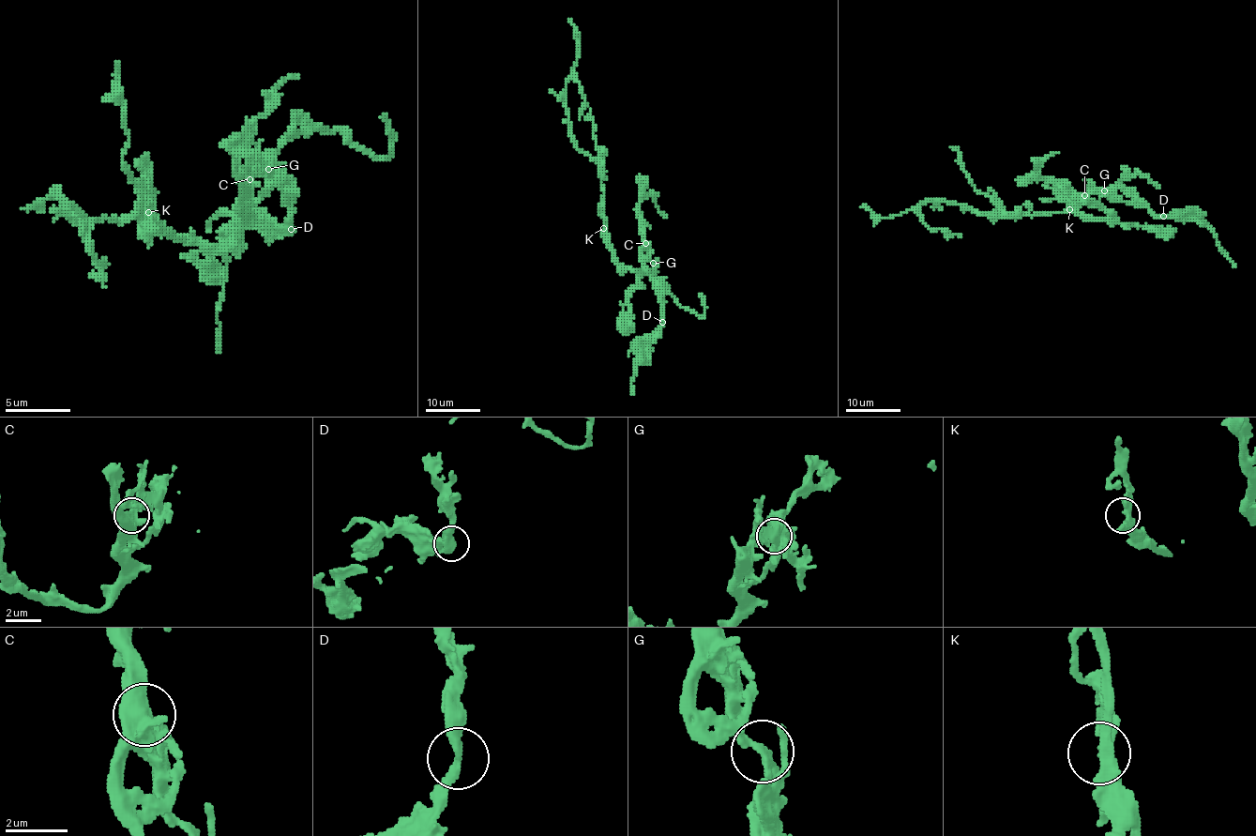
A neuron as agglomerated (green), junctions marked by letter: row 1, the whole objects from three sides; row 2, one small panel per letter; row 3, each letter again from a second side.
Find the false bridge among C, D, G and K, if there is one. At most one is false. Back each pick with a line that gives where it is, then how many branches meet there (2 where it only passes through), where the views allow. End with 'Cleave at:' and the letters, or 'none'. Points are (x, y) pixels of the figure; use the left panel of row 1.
Cleave at: none

